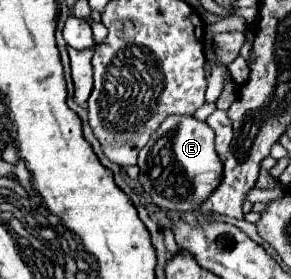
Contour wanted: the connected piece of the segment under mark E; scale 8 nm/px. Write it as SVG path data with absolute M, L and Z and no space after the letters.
M168 116L140 150L138 180L156 206L188 212L216 188L220 182L220 164L222 160L214 150L214 132L206 122L198 122L194 116Z

